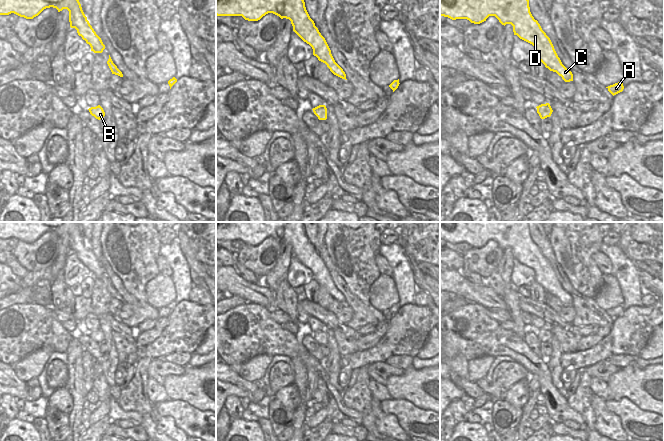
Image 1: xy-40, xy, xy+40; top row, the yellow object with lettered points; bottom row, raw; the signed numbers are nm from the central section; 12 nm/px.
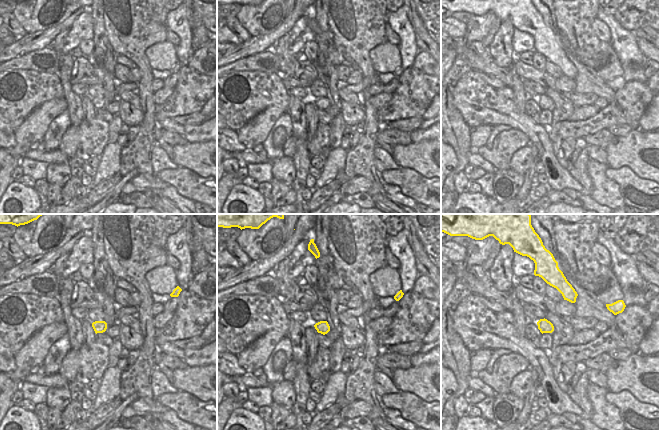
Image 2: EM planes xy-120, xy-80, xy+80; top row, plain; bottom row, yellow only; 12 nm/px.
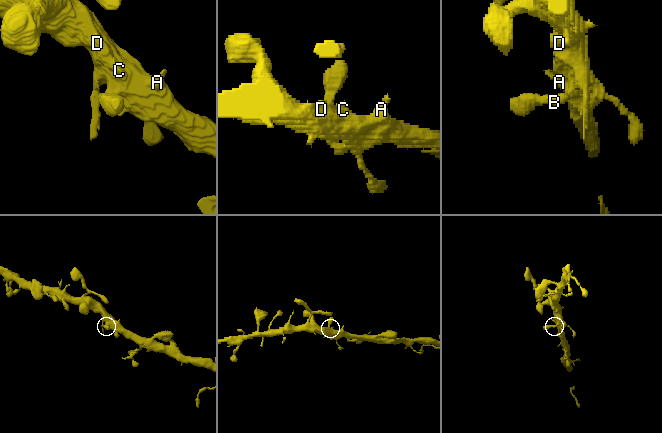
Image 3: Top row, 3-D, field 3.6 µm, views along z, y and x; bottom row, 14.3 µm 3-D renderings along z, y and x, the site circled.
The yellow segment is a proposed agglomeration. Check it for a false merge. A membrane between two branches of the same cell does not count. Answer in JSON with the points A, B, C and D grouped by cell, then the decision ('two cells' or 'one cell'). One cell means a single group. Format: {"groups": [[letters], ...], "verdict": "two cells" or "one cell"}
{"groups": [["A", "B", "C", "D"]], "verdict": "one cell"}

